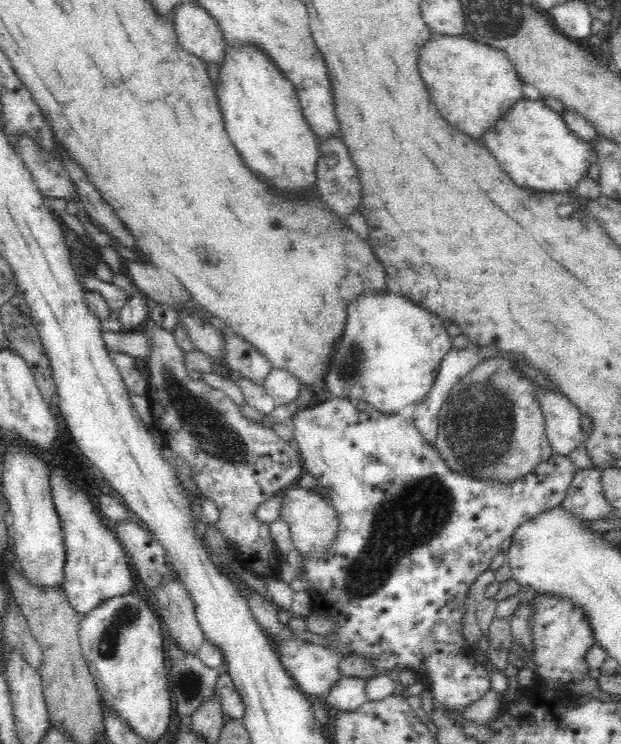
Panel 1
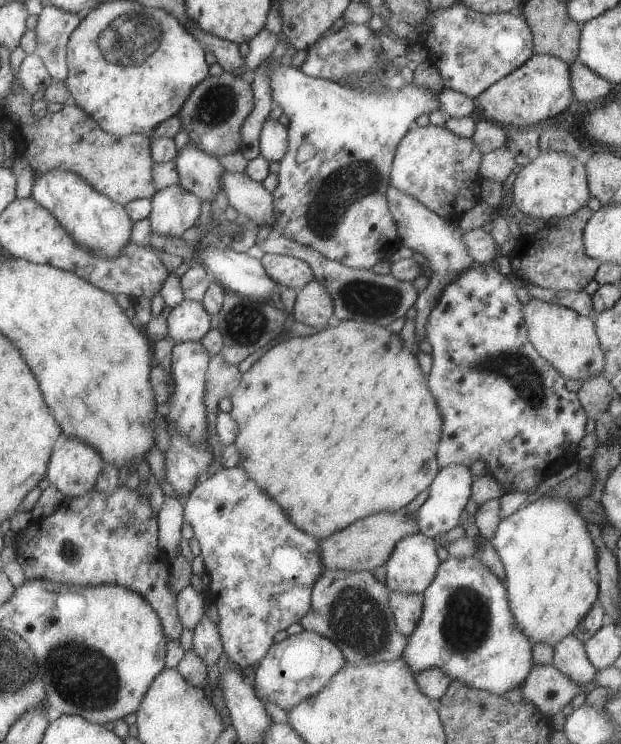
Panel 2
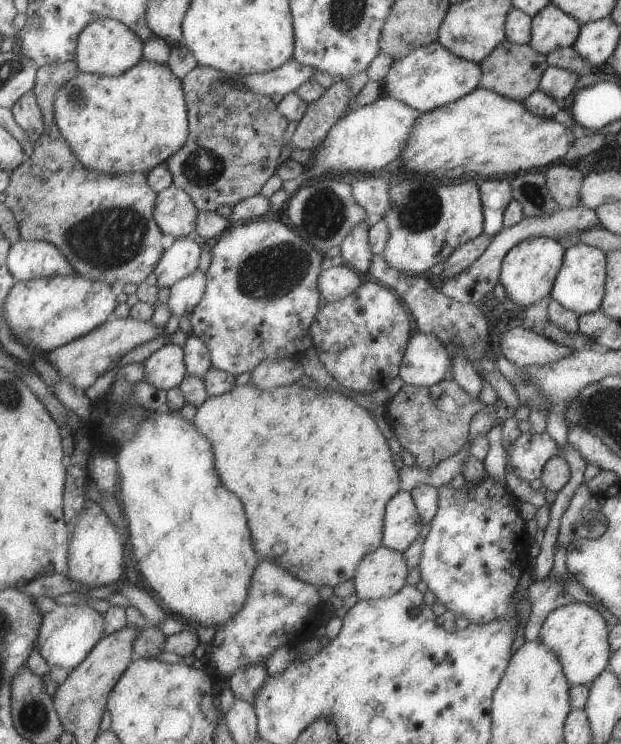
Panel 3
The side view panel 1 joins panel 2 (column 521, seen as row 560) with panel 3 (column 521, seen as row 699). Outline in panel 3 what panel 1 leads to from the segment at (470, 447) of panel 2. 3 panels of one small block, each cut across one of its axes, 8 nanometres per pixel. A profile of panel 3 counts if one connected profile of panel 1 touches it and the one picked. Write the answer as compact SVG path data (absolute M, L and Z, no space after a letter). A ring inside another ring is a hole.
M523 433L515 442L507 446L507 466L521 480L540 478L543 465L553 457L557 457L557 443L548 435L531 436Z

